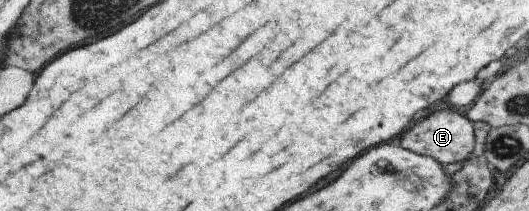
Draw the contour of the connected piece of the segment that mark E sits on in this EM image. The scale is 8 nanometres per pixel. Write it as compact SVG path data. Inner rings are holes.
M448 109L428 115L426 119L418 121L416 125L412 125L408 131L400 135L400 147L419 156L432 158L441 166L462 162L471 155L473 143L473 123L465 115L460 115L456 110L448 111Z

